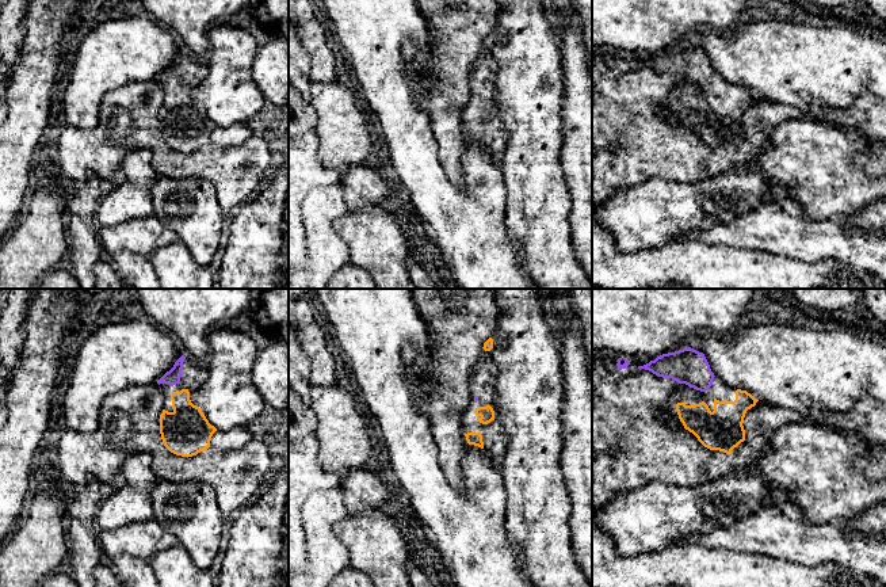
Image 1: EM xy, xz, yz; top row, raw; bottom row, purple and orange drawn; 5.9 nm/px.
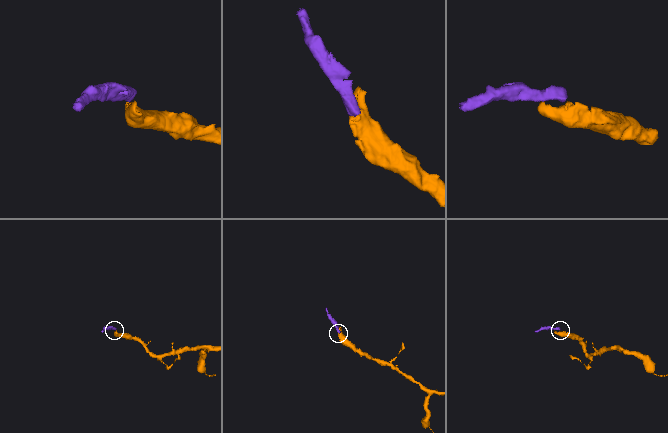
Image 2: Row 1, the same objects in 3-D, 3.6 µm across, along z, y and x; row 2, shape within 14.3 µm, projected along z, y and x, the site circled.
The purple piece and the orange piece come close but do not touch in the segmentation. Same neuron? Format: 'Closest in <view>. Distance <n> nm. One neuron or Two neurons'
Closest in xy. Distance 40 nm. One neuron

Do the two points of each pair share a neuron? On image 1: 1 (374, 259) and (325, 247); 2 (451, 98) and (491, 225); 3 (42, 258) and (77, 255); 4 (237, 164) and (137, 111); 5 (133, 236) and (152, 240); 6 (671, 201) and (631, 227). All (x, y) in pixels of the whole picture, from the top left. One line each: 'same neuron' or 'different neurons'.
1: different neurons
2: different neurons
3: different neurons
4: same neuron
5: same neuron
6: same neuron

